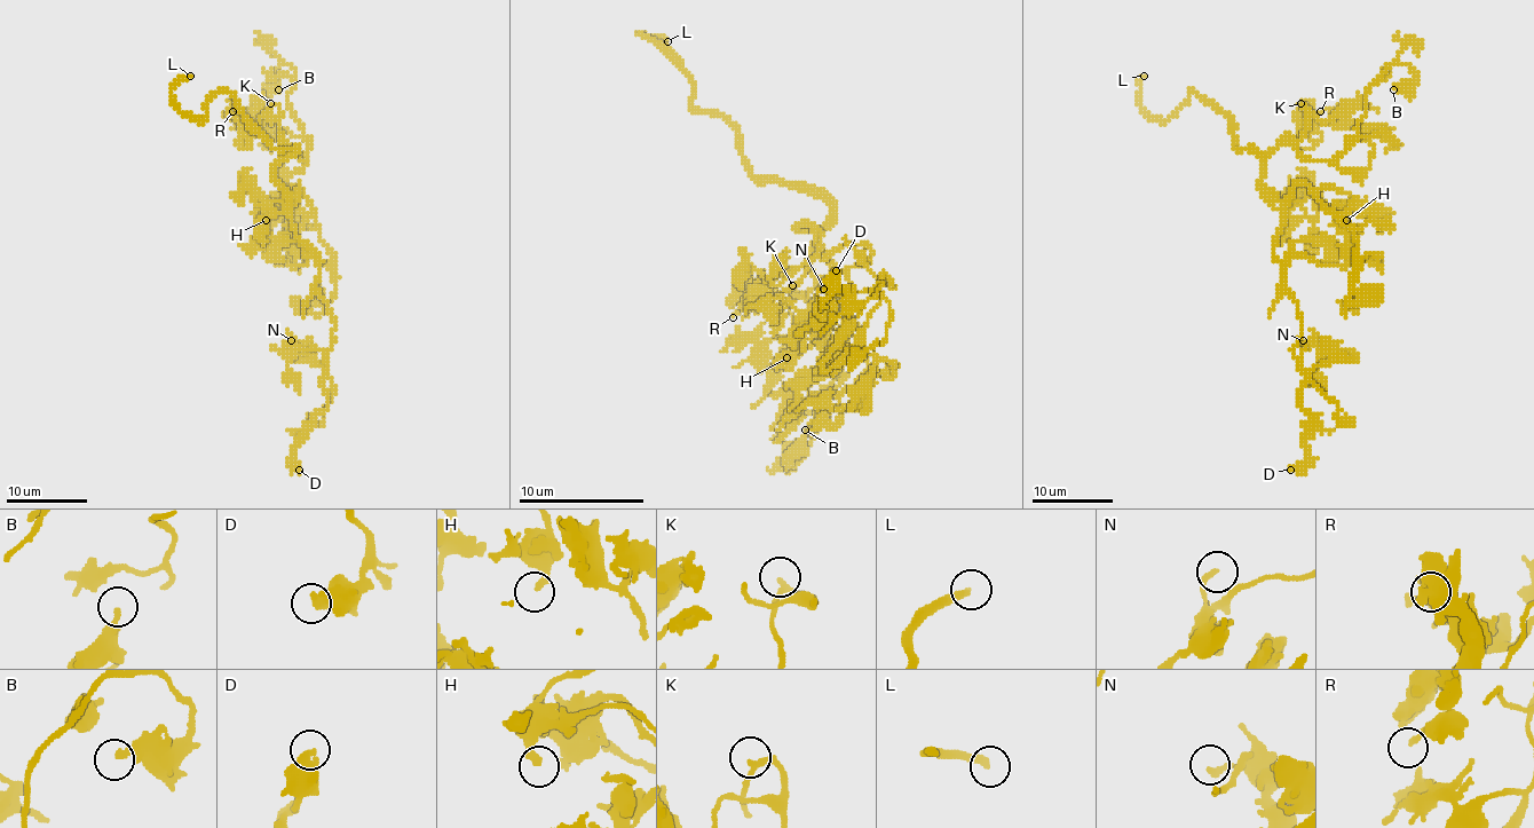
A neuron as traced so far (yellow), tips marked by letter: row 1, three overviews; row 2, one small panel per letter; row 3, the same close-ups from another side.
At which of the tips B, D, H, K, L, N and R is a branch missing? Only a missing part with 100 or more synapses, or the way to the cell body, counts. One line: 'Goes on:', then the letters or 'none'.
Goes on: K, L

